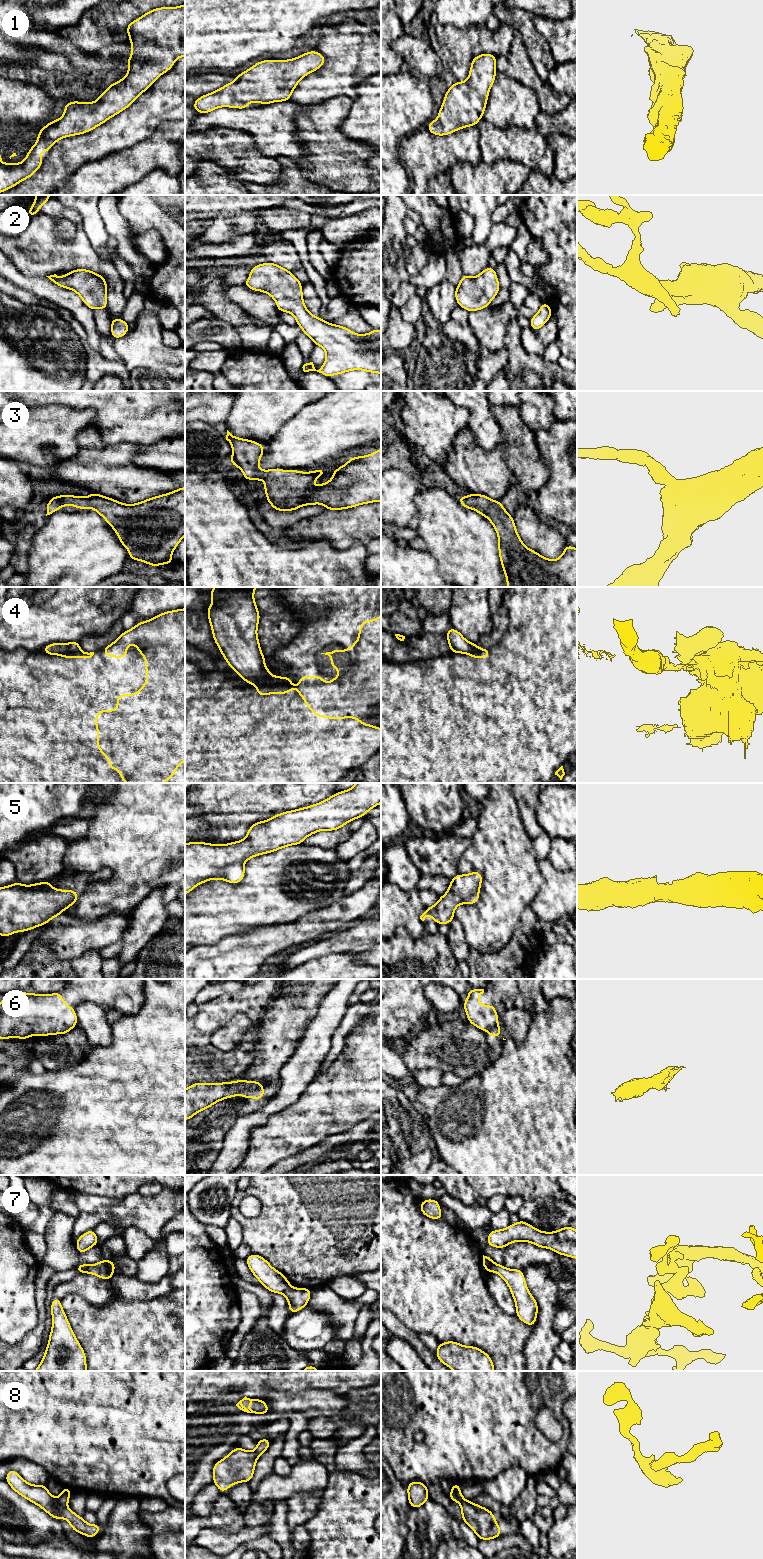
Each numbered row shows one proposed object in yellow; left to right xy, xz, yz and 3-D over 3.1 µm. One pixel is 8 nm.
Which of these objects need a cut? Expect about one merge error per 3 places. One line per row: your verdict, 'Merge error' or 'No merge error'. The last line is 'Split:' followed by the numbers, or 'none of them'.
1: No merge error
2: No merge error
3: No merge error
4: Merge error
5: No merge error
6: Merge error
7: Merge error
8: Merge error
Split: 4, 6, 7, 8

